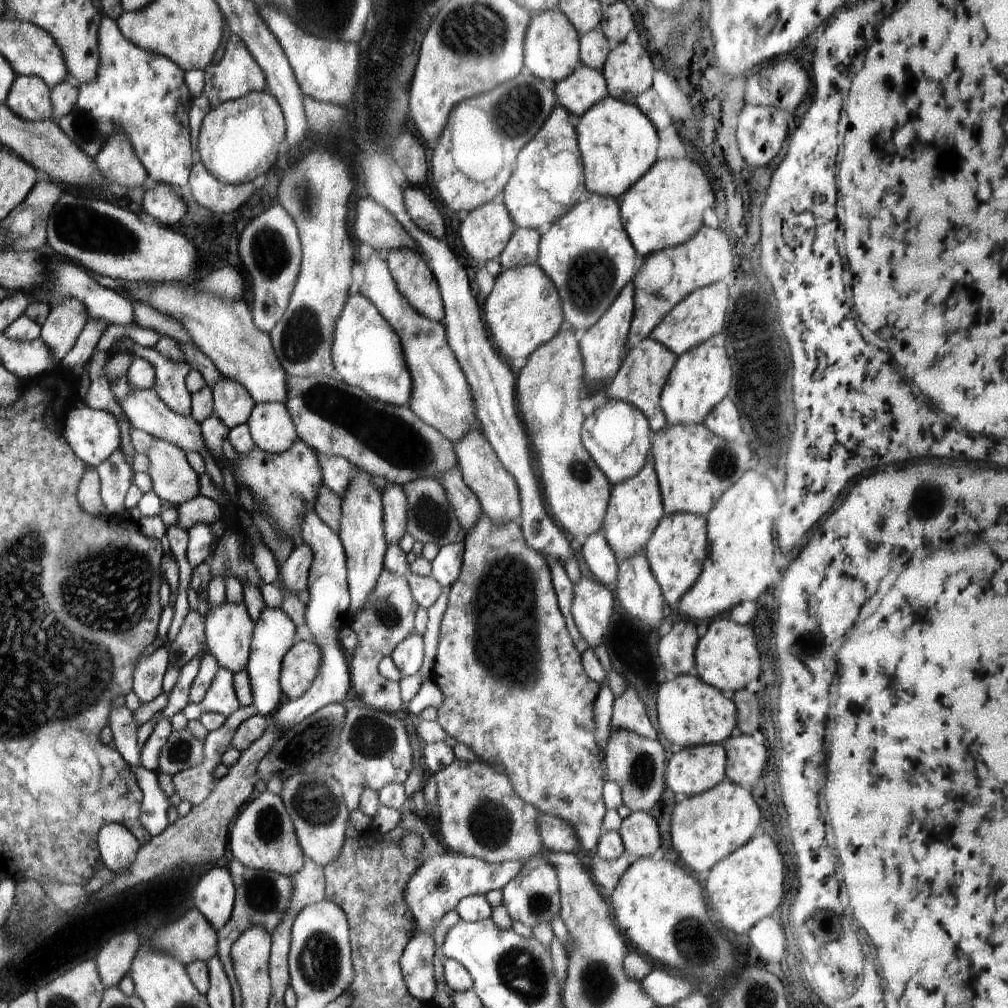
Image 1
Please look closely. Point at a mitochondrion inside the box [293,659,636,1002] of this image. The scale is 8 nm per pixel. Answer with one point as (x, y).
(319, 962)

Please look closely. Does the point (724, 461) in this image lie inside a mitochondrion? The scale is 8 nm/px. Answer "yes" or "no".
yes

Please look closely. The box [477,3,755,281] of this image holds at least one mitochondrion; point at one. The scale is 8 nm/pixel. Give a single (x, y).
(514, 114)

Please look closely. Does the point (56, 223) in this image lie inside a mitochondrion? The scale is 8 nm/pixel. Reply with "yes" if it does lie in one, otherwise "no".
yes

